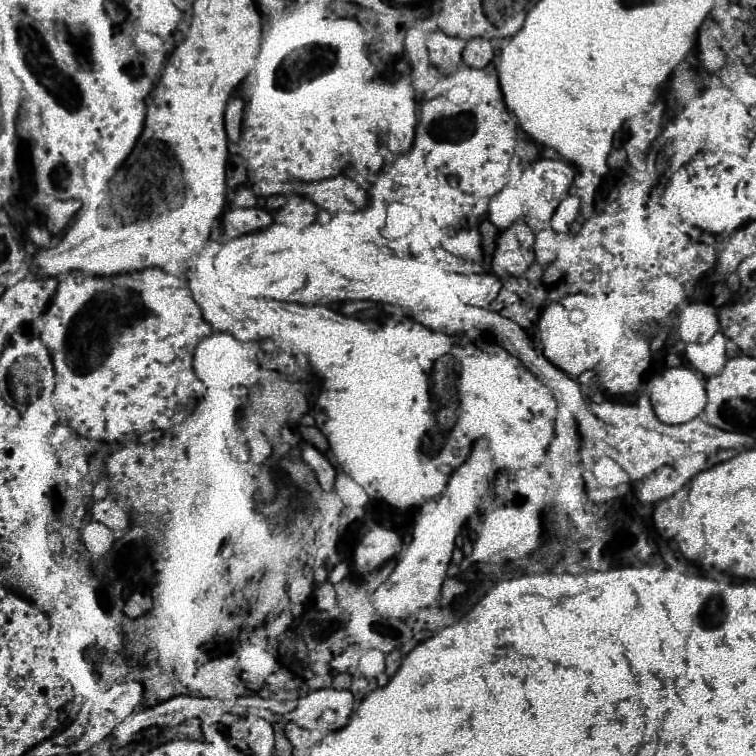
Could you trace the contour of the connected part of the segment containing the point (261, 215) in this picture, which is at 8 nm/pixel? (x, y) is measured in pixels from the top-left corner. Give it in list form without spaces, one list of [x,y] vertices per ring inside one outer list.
[[[233,207],[231,211],[225,213],[223,217],[223,229],[229,237],[237,237],[261,227],[267,227],[273,221],[271,213],[263,209],[239,209]]]

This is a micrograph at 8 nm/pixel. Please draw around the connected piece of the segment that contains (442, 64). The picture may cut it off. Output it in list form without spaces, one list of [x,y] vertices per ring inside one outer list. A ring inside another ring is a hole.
[[[433,31],[427,37],[427,43],[425,45],[429,49],[431,63],[437,69],[441,69],[445,73],[453,73],[459,67],[459,63],[461,63],[461,51],[465,47],[465,41],[463,39],[445,35],[443,31]]]

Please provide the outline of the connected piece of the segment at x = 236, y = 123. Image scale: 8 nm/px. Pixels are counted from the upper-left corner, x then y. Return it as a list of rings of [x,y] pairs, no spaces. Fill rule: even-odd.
[[[231,99],[227,103],[227,111],[225,111],[225,131],[227,131],[229,141],[233,141],[233,143],[237,143],[241,139],[243,107],[245,107],[245,103],[241,99]]]

